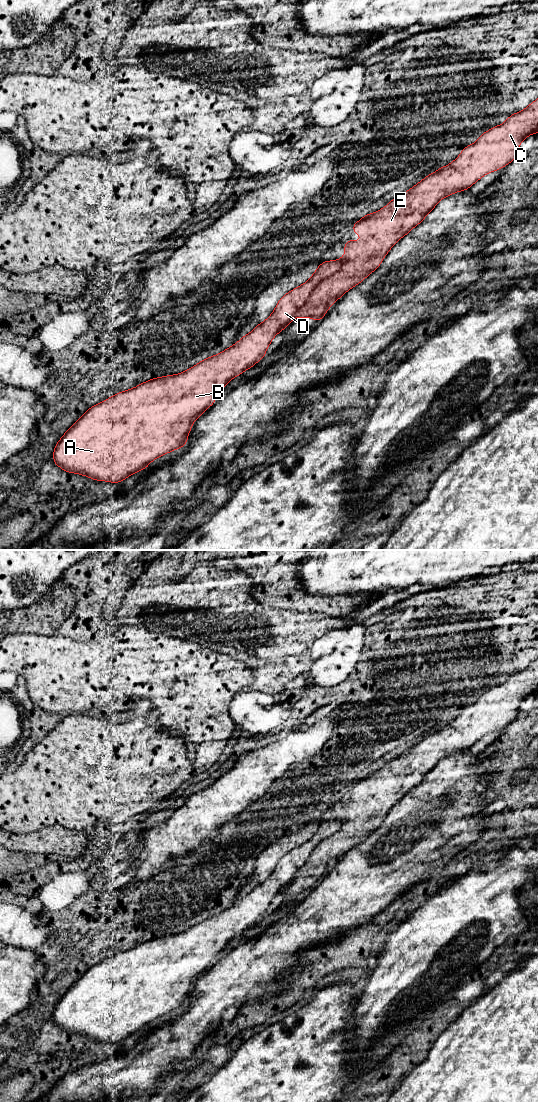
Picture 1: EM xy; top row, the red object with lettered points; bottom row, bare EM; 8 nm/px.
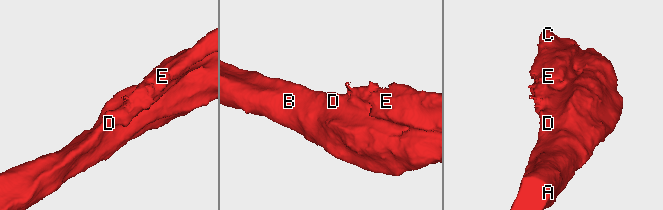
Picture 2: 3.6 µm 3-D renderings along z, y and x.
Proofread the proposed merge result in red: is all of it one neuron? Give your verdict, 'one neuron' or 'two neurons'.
two neurons

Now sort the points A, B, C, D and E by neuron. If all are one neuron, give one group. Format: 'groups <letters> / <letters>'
groups A B D / C E

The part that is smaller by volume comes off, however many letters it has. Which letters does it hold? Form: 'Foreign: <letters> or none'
Foreign: C, E

